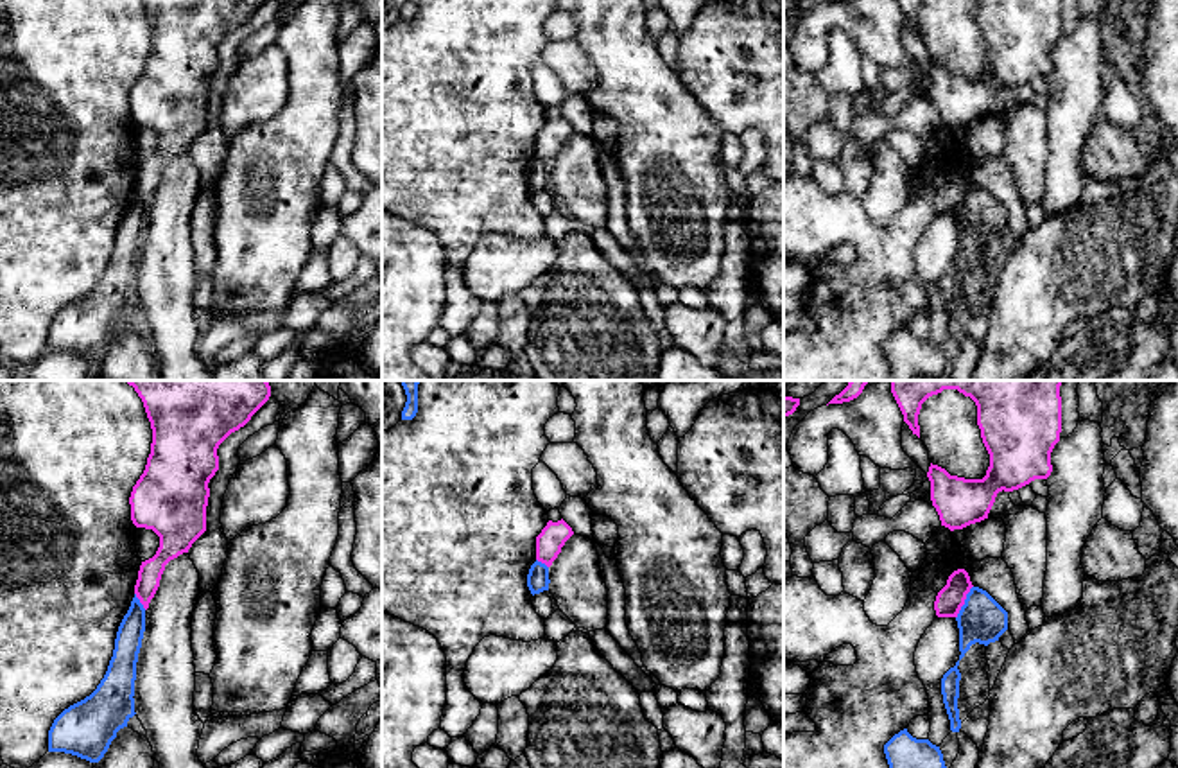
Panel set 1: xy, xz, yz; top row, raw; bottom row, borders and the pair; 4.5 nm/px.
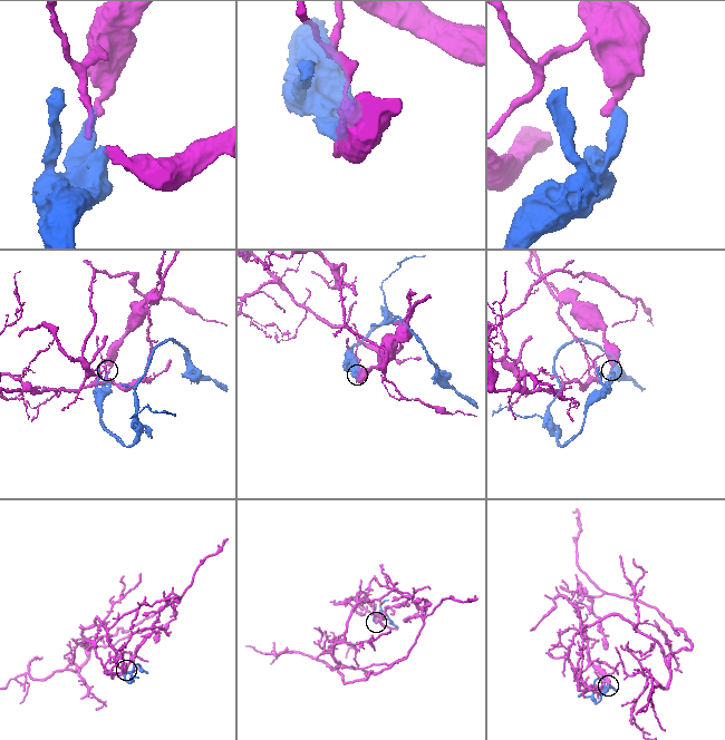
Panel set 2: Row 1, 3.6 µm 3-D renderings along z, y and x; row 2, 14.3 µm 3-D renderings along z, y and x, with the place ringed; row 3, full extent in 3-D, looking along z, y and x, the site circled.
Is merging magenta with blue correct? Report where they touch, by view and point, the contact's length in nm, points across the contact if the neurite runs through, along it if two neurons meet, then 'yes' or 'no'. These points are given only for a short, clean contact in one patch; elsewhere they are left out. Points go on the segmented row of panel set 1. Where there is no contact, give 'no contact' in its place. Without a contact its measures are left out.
yz (963, 602) | 170 nm | along yz (972, 585), (956, 618) | no

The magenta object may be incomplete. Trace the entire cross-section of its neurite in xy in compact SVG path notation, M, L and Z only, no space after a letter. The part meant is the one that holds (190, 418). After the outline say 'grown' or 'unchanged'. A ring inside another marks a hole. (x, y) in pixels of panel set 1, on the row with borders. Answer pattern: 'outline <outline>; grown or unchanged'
outline M124 380L143 402L152 429L151 454L129 504L136 528L152 529L160 537L156 554L142 562L134 594L149 608L165 565L183 553L206 531L208 483L219 470L219 445L244 427L269 400L267 380Z; unchanged

